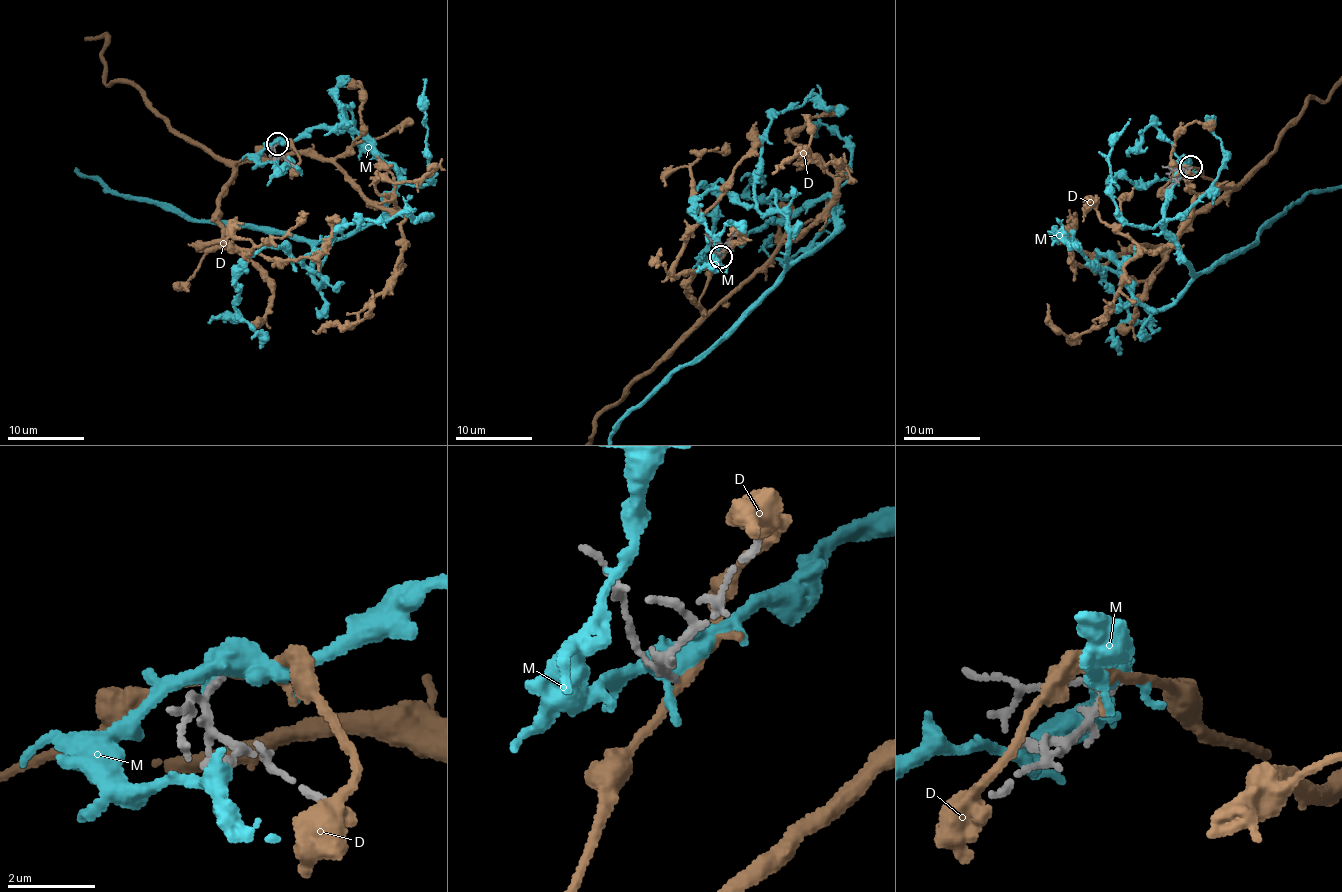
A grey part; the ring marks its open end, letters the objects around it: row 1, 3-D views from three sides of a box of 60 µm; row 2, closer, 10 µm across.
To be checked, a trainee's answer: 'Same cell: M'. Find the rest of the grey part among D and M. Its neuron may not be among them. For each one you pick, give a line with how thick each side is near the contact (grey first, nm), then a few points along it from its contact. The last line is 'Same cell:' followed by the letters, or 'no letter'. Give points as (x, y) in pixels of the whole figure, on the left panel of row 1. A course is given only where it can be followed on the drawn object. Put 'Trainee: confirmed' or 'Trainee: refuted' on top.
Trainee: refuted
Same cell: no letter

